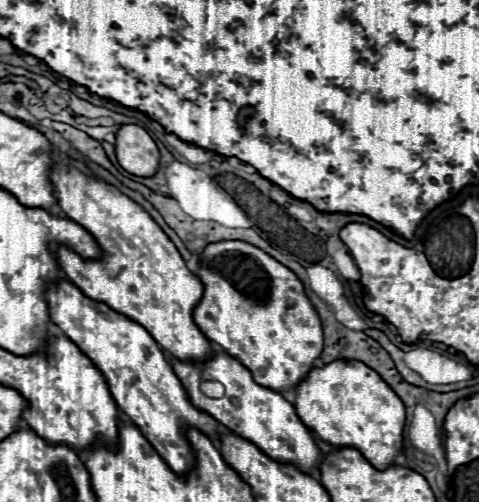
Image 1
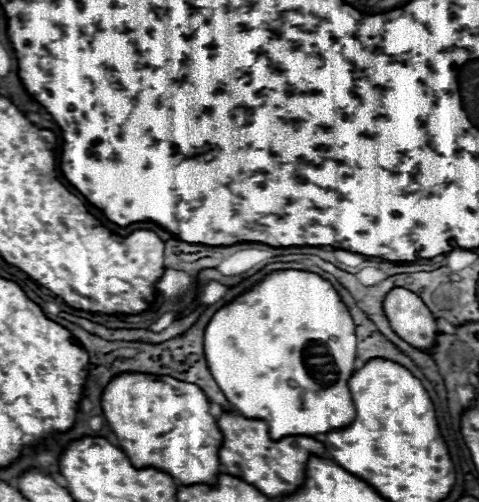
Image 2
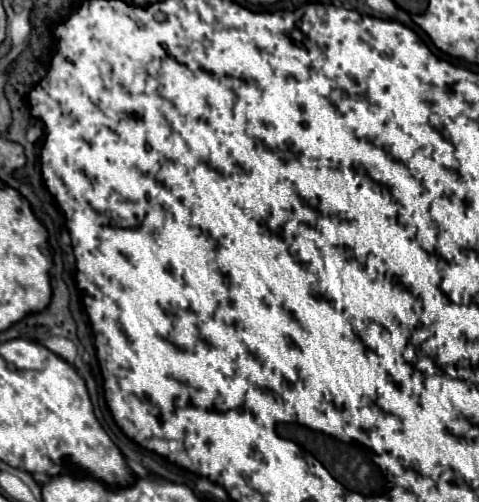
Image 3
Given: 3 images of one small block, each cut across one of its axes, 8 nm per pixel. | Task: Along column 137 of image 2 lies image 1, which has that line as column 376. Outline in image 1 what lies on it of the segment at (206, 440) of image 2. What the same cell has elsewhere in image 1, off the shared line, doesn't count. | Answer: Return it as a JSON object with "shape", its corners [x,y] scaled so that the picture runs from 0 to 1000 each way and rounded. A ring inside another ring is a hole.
{"shape":[[[697,717],[672,733],[651,733],[618,769],[614,813],[626,837],[676,880],[697,888],[735,888],[752,896],[785,932],[810,932],[823,920],[823,908],[839,900],[839,857],[848,837],[843,805],[777,733],[747,717]]]}

